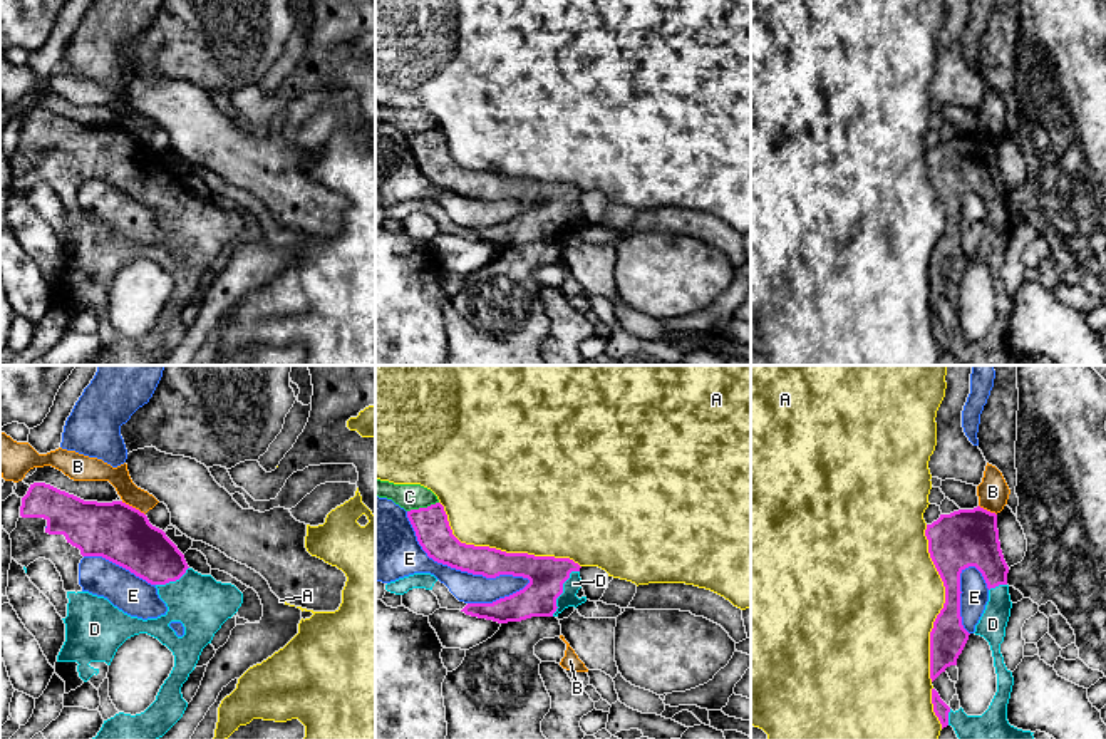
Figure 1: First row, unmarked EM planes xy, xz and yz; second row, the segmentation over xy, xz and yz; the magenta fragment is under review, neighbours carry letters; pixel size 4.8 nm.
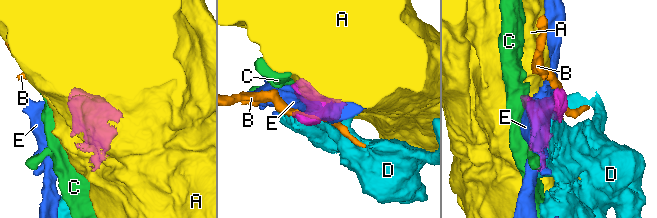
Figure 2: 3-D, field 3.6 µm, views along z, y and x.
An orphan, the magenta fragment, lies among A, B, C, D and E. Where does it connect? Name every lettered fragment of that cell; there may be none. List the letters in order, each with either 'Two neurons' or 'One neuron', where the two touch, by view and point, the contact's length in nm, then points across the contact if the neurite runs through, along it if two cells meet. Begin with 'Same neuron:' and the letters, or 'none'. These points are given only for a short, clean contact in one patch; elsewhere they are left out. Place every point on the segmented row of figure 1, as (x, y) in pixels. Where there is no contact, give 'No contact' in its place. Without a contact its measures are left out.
Same neuron: D
A: Two neurons. Touches magenta at xz (500, 550). Shared border 750 nm
B: Two neurons. Touches magenta at xy (131, 506). Shared border 140 nm. Boundary: xy (121, 501), (144, 515)
C: Two neurons. Touches magenta at xz (423, 508). Shared border 160 nm
D: One neuron. Touches magenta at xz (562, 590). Shared border 260 nm
E: Two neurons. Touches magenta at xz (458, 568). Shared border 700 nm

